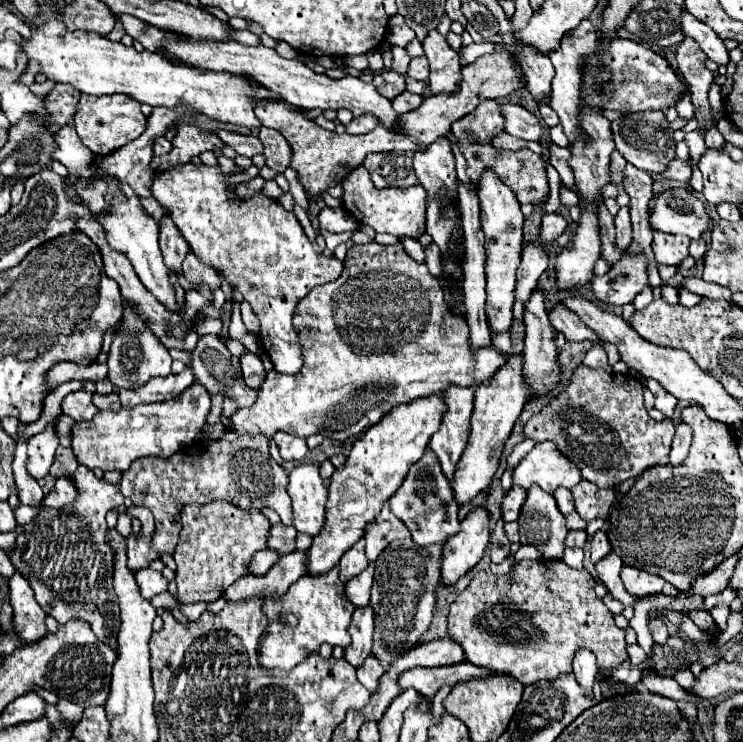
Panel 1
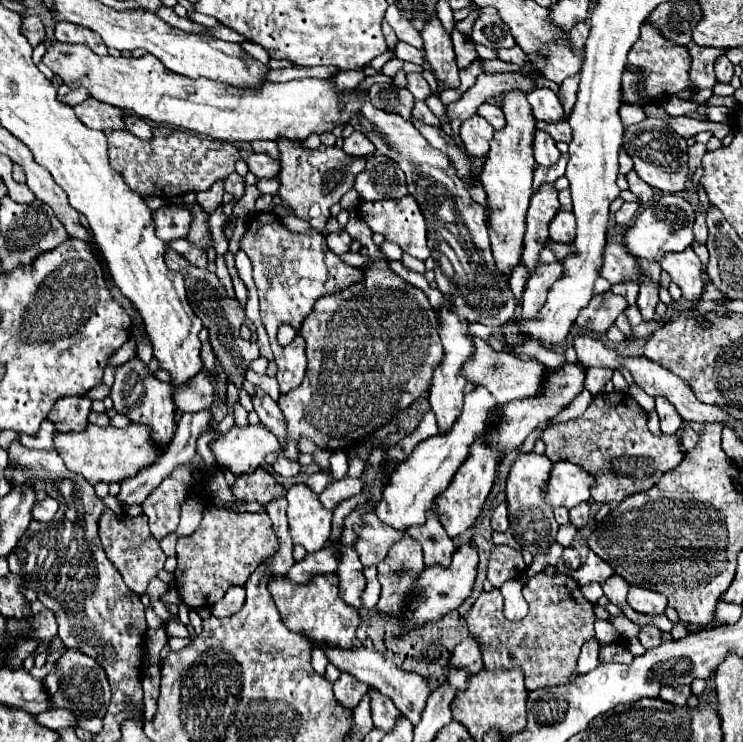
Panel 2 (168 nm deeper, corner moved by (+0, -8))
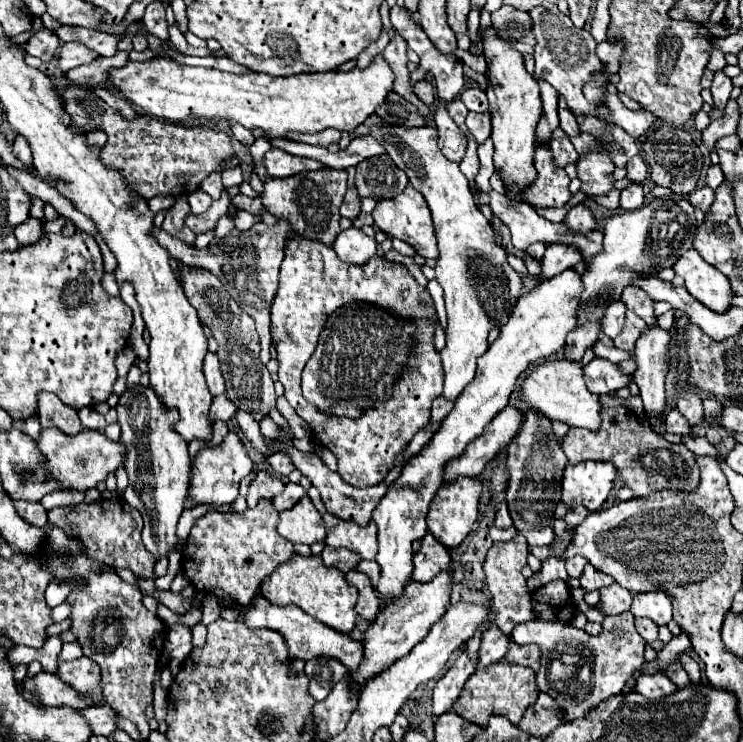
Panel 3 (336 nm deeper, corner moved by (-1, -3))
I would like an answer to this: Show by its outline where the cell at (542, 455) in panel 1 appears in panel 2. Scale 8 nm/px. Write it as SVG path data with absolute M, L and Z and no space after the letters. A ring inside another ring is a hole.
M559 460L553 464L553 470L549 474L547 488L543 492L543 500L557 508L573 508L579 502L589 502L589 488L593 484L593 476L589 472L573 462Z

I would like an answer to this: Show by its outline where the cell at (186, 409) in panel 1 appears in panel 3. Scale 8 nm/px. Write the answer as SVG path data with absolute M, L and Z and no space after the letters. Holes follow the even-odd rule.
M48 427L40 431L36 445L40 455L44 457L46 473L58 483L58 489L92 489L96 487L96 483L106 481L108 473L114 473L124 463L122 443L114 443L98 431L80 431L78 435L64 435L62 431L56 431L56 427Z

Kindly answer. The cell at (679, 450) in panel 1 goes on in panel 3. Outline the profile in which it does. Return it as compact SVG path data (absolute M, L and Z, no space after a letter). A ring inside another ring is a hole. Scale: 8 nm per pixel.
M682 391L678 401L676 401L676 407L678 411L688 419L688 423L692 427L696 427L698 423L704 421L704 409L702 409L702 397L698 393L692 393L692 391Z

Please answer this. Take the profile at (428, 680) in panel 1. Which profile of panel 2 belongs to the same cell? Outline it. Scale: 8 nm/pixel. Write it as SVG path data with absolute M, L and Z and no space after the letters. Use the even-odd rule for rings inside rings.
M363 646L357 648L357 650L347 650L347 652L343 652L341 648L327 648L325 654L339 670L351 672L357 680L363 680L371 688L377 688L381 694L389 696L395 702L395 706L401 710L401 714L407 716L411 720L411 724L417 724L417 720L421 716L421 710L423 710L427 698L433 692L433 686L427 678L419 676L417 672L405 672L397 664L387 660L383 654L379 654L375 650L369 650L369 648L363 648Z

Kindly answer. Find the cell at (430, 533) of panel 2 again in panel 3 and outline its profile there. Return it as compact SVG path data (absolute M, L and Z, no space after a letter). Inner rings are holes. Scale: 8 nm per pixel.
M426 533L422 539L420 549L414 553L414 573L412 579L416 583L428 583L438 573L448 571L450 567L450 553L448 549L436 541L434 535Z

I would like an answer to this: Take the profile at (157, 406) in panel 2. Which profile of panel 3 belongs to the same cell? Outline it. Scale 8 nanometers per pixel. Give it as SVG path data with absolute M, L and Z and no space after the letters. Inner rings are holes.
M136 385L132 391L120 395L118 401L118 423L122 429L120 441L126 447L126 473L130 485L124 491L124 501L136 507L144 519L142 543L158 561L176 549L176 525L184 511L186 493L190 487L192 461L188 455L188 443L172 431L172 415L160 407L160 399L152 395L150 387Z

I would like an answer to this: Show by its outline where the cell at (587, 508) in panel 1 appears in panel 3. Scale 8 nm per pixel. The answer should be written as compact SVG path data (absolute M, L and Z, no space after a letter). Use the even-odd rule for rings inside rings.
M574 507L574 509L568 511L568 515L566 515L564 521L568 523L568 527L578 527L586 519L586 515L588 515L586 507Z

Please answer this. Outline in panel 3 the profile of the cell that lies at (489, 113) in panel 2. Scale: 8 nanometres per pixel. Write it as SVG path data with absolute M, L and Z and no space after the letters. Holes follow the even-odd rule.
M470 87L470 89L464 89L462 95L460 95L462 103L468 107L468 111L474 111L474 113L486 113L488 111L488 99L486 99L486 93L478 87Z

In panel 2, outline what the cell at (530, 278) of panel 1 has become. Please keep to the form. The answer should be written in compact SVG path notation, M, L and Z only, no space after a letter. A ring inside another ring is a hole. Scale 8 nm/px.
M551 184L541 186L533 194L527 212L527 234L525 234L525 250L521 266L525 266L529 272L533 272L541 262L539 254L547 242L547 226L557 214L557 210L559 210L559 200L555 188Z

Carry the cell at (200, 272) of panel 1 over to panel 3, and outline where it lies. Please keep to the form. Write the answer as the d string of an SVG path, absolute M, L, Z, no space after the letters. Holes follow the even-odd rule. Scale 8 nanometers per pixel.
M178 197L174 201L174 205L166 211L166 217L164 217L164 223L162 223L162 229L174 237L178 237L180 241L184 243L190 243L194 241L194 233L184 225L184 219L188 217L190 213L190 205L188 205L188 199L186 197Z

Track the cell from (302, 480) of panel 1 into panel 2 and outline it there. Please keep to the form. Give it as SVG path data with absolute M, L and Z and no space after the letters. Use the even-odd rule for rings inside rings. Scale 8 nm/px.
M301 482L293 484L285 498L289 502L287 518L293 544L301 544L307 552L325 548L331 536L333 512L319 502L319 494Z

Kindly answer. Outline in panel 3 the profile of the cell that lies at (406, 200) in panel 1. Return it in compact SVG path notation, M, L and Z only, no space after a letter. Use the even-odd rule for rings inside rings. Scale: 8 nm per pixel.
M408 185L406 191L402 191L400 195L396 195L396 199L392 199L392 201L386 199L384 203L378 203L372 217L382 231L388 231L392 237L398 237L398 239L410 243L418 255L422 255L426 259L438 259L436 235L434 235L434 225L432 225L428 205L424 203L424 197L420 195L420 191L416 191L412 185Z

